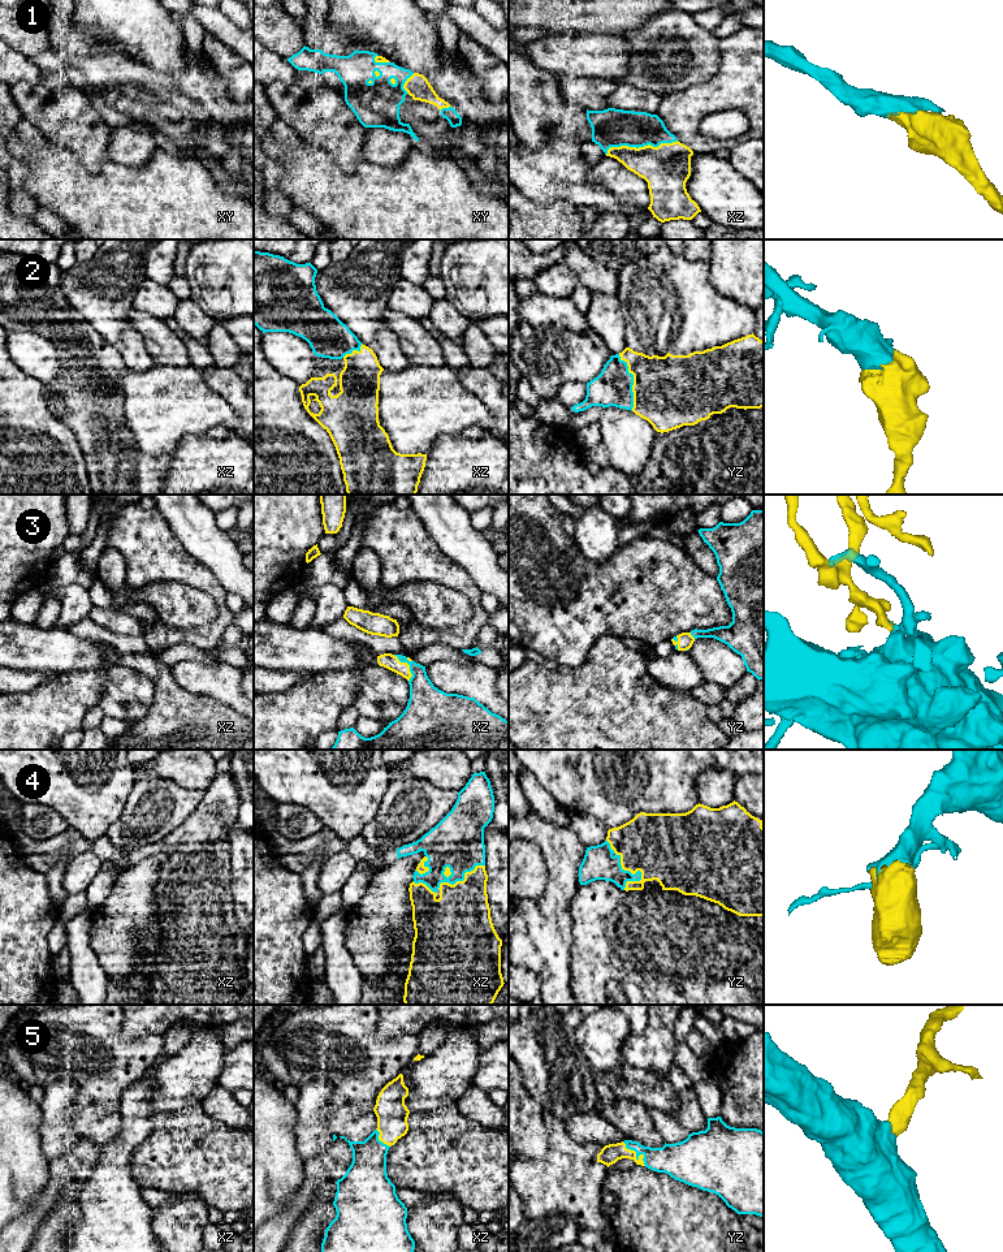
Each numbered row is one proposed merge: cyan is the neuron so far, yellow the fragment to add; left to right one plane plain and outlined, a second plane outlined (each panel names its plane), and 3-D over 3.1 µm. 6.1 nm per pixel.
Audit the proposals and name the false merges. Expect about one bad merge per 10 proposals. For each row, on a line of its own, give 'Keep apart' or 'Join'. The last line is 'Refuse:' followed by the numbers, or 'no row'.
1: Join
2: Join
3: Join
4: Join
5: Join
Refuse: no row

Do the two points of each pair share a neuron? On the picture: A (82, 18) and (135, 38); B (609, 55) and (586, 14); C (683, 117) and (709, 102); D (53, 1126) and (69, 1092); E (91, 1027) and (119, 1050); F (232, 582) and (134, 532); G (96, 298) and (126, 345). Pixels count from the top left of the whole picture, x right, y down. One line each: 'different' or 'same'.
A: same
B: different
C: same
D: same
E: same
F: different
G: same

